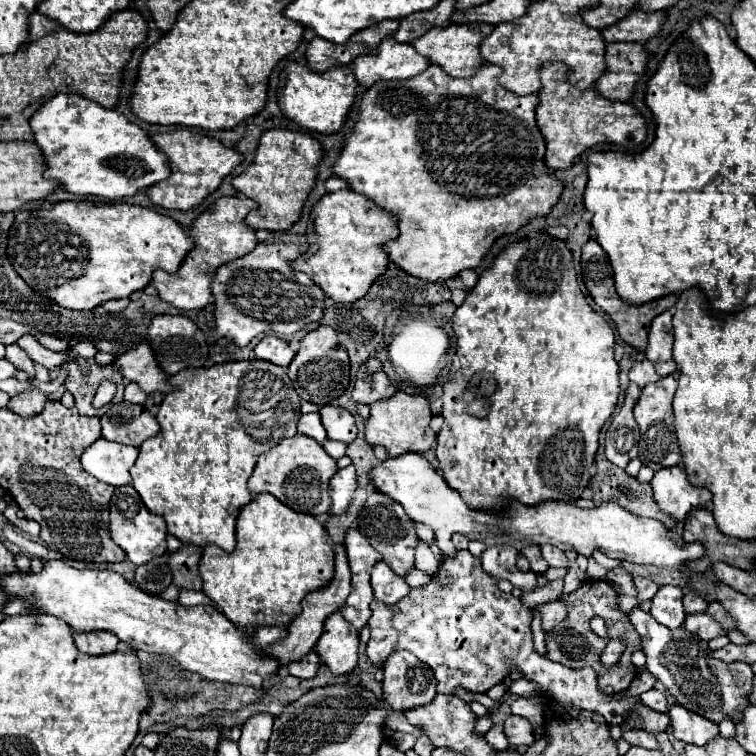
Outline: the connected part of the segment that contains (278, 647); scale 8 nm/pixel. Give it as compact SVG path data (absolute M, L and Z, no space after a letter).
M336 544L334 546L334 554L336 554L336 568L334 568L334 578L330 580L330 584L326 584L324 588L310 592L304 600L302 600L302 612L300 616L296 616L290 624L288 624L288 636L286 642L278 642L272 644L266 650L266 654L270 654L272 658L276 658L280 664L288 664L292 660L300 660L302 656L306 656L318 642L318 636L322 634L322 626L324 620L334 614L340 606L344 606L342 602L346 602L348 594L350 594L350 566L348 566L348 558L346 558L346 548L344 544Z

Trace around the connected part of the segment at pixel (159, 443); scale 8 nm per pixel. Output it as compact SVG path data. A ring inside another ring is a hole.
M256 358L256 360L240 360L240 362L228 362L228 364L214 364L210 368L190 368L190 370L182 370L182 372L168 378L168 384L172 386L172 390L168 394L164 394L164 400L162 400L162 404L158 408L158 414L156 414L158 424L160 424L160 432L154 438L142 442L142 446L138 448L140 454L134 462L134 466L130 468L130 474L132 474L132 486L140 494L146 508L154 514L162 514L166 524L168 524L168 532L178 536L182 542L196 544L196 546L216 544L226 552L234 550L234 546L236 546L236 536L234 536L236 534L236 530L234 530L236 516L238 516L240 508L252 500L252 494L246 488L246 480L250 478L258 456L272 450L282 438L294 436L296 434L296 422L302 416L300 414L300 398L298 398L296 390L292 388L292 382L290 382L288 374L276 374L276 372L282 372L282 370L278 366L266 362L266 360Z

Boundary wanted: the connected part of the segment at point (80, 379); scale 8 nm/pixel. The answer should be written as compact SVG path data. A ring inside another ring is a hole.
M70 358L64 362L64 366L68 368L68 376L64 380L64 388L68 392L72 392L74 400L76 400L76 408L80 414L84 416L102 416L106 414L108 406L96 410L92 406L96 388L102 380L112 380L118 388L118 394L114 396L112 404L122 402L122 392L124 392L124 384L122 384L122 376L112 368L112 366L100 366L96 364L94 358Z

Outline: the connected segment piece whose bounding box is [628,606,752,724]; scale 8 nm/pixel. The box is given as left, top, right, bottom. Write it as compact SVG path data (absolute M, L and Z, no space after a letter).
M640 606L628 612L628 620L642 638L642 648L646 652L646 668L664 684L664 688L676 698L674 702L684 708L712 720L720 722L730 716L734 722L740 718L742 708L750 696L752 688L752 668L744 662L722 662L712 656L708 642L686 632L684 628L670 630L658 624Z

